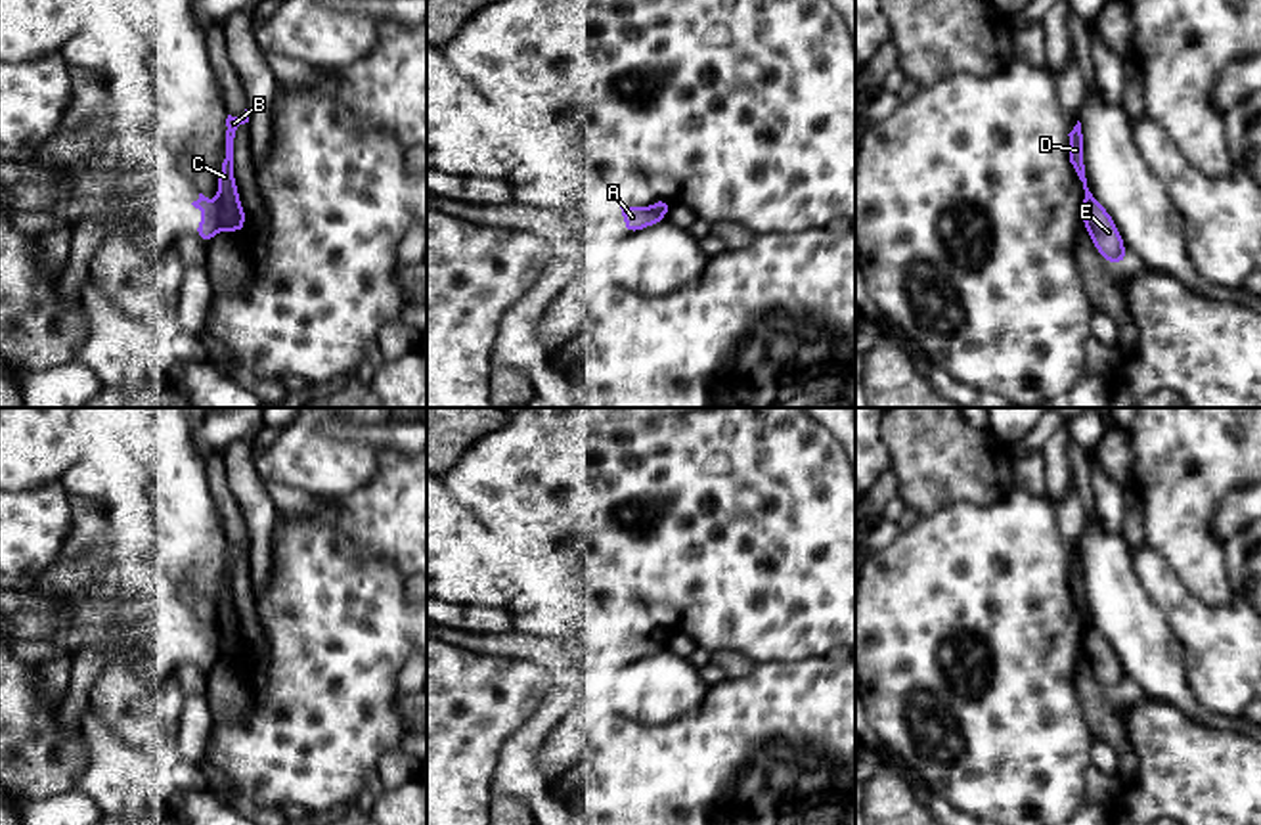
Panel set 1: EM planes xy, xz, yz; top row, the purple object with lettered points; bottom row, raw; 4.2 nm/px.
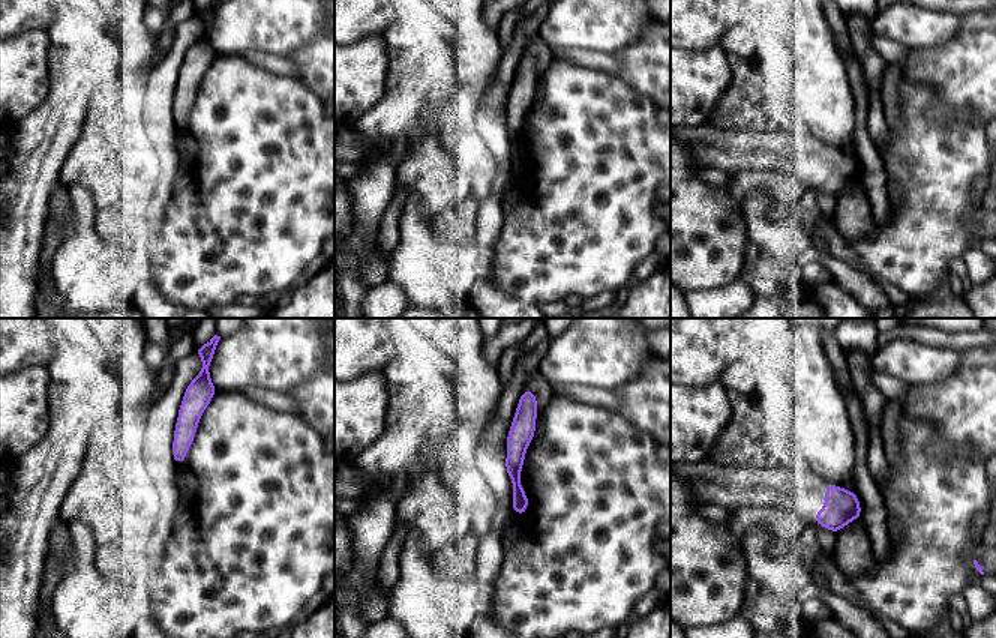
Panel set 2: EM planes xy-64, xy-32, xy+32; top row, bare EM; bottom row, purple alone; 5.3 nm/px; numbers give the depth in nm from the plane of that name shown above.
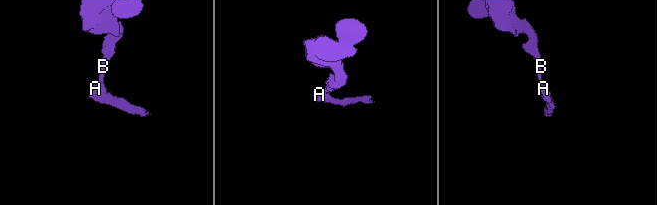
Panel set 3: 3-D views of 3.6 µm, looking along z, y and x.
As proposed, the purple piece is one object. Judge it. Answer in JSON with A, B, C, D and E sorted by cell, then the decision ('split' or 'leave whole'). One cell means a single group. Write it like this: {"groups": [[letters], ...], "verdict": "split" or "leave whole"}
{"groups": [["A", "E"], ["B", "C", "D"]], "verdict": "split"}

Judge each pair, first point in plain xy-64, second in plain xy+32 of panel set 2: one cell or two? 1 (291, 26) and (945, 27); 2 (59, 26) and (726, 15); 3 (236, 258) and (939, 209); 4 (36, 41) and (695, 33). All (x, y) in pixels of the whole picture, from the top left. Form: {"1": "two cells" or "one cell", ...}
{"1": "one cell", "2": "two cells", "3": "one cell", "4": "two cells"}

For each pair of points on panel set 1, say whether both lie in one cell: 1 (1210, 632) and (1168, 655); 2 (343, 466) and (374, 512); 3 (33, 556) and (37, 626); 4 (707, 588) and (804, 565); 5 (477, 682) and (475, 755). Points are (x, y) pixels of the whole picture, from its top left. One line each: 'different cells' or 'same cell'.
1: different cells
2: different cells
3: different cells
4: same cell
5: same cell

